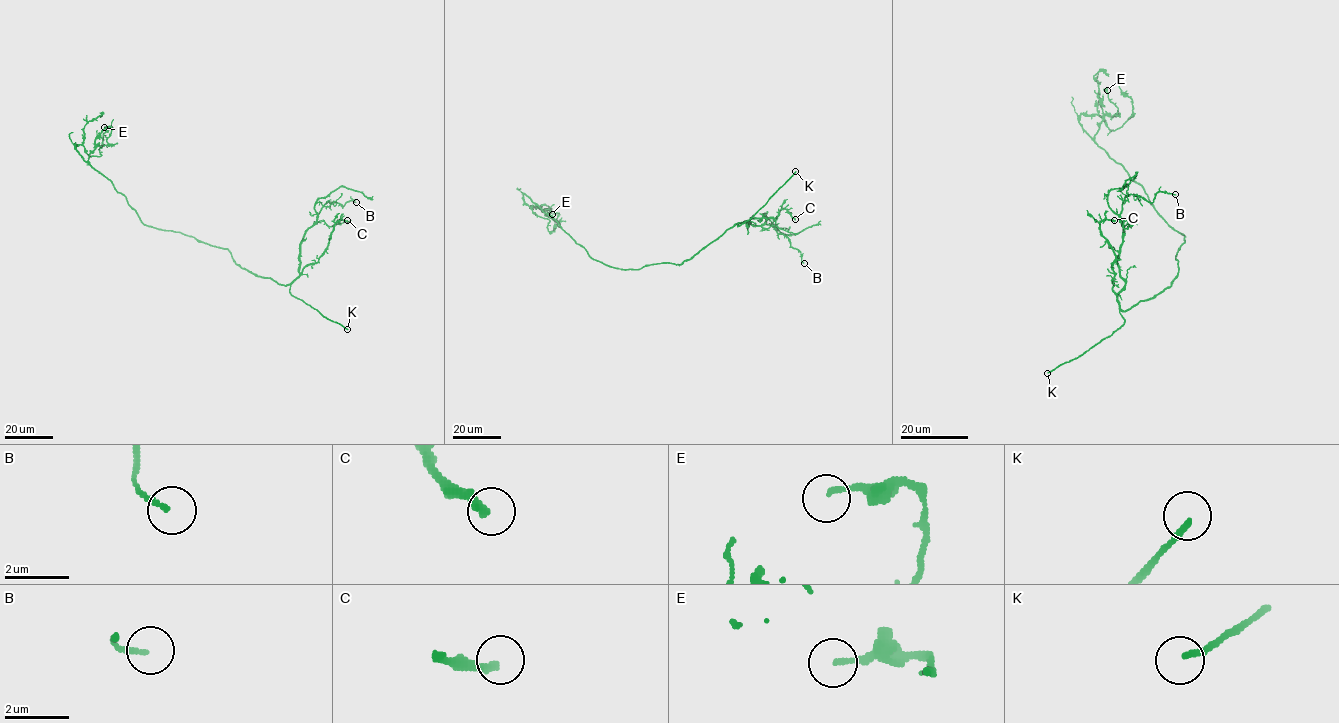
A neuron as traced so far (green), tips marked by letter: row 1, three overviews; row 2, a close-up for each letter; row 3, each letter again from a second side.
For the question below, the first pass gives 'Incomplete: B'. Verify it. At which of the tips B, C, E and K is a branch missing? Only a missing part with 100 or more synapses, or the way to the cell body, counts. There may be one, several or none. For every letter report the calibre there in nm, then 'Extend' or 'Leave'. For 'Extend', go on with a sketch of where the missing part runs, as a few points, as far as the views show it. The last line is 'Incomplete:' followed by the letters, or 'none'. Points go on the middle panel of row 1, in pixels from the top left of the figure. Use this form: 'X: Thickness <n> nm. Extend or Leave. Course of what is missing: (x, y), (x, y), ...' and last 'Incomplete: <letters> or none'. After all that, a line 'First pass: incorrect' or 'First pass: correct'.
B: Thickness 130 nm. Leave
C: Thickness 260 nm. Leave
E: Thickness 150 nm. Leave
K: Thickness 180 nm. Extend. Course of what is missing: (795, 171), (837, 142), (867, 135)
Incomplete: K
First pass: incorrect

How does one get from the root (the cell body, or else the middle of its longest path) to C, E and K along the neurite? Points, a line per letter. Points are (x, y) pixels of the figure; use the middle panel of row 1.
C: (653, 264), (680, 265), (727, 229), (750, 218), (775, 220), (784, 208), (795, 219)
E: (653, 264), (637, 269), (621, 269), (594, 260), (551, 215), (536, 205), (554, 221), (559, 213), (552, 214)
K: (653, 264), (680, 265), (692, 258), (727, 229), (749, 220), (795, 171)

